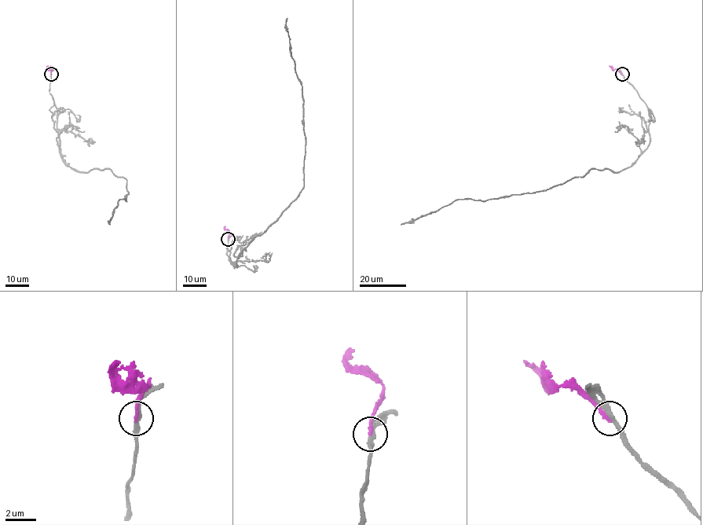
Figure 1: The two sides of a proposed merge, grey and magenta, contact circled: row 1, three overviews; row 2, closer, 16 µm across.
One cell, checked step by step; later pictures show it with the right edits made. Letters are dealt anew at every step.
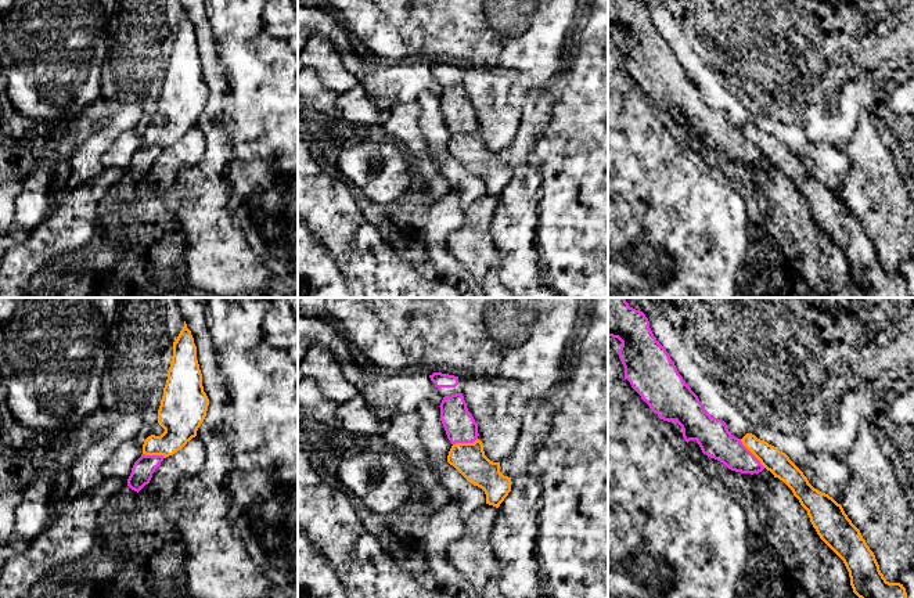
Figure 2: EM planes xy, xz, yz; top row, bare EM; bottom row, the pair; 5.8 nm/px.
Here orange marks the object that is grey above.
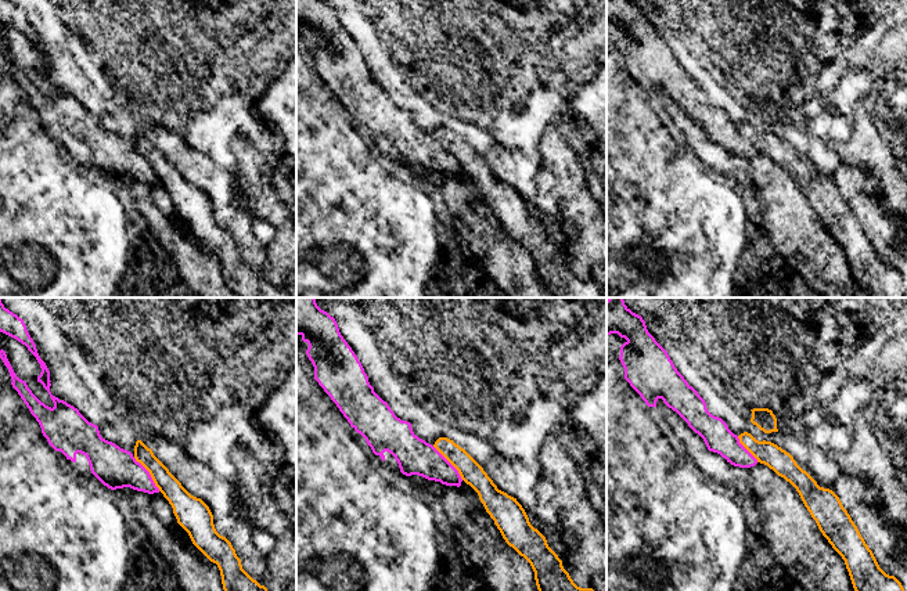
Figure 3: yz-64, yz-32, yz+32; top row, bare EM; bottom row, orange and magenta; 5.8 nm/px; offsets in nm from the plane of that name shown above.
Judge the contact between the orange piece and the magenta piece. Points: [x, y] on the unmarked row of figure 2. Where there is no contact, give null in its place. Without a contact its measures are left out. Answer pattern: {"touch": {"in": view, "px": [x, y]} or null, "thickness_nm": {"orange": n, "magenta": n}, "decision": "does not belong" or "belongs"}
{"touch": {"in": "yz", "px": [751, 141]}, "thickness_nm": {"orange": 140, "magenta": 190}, "decision": "does not belong"}

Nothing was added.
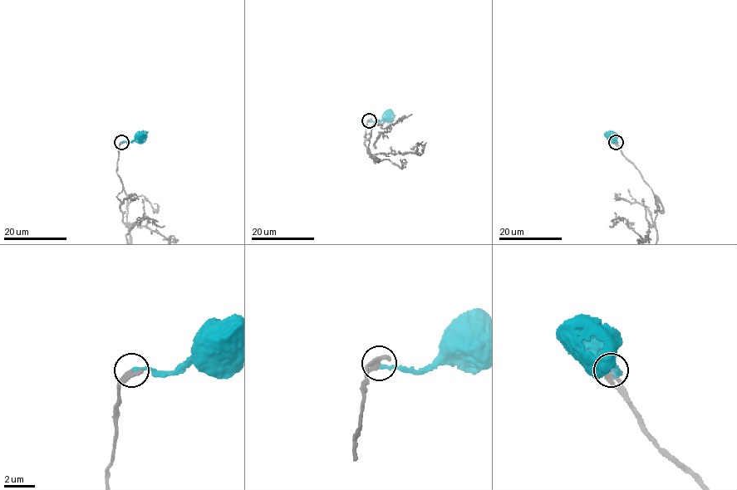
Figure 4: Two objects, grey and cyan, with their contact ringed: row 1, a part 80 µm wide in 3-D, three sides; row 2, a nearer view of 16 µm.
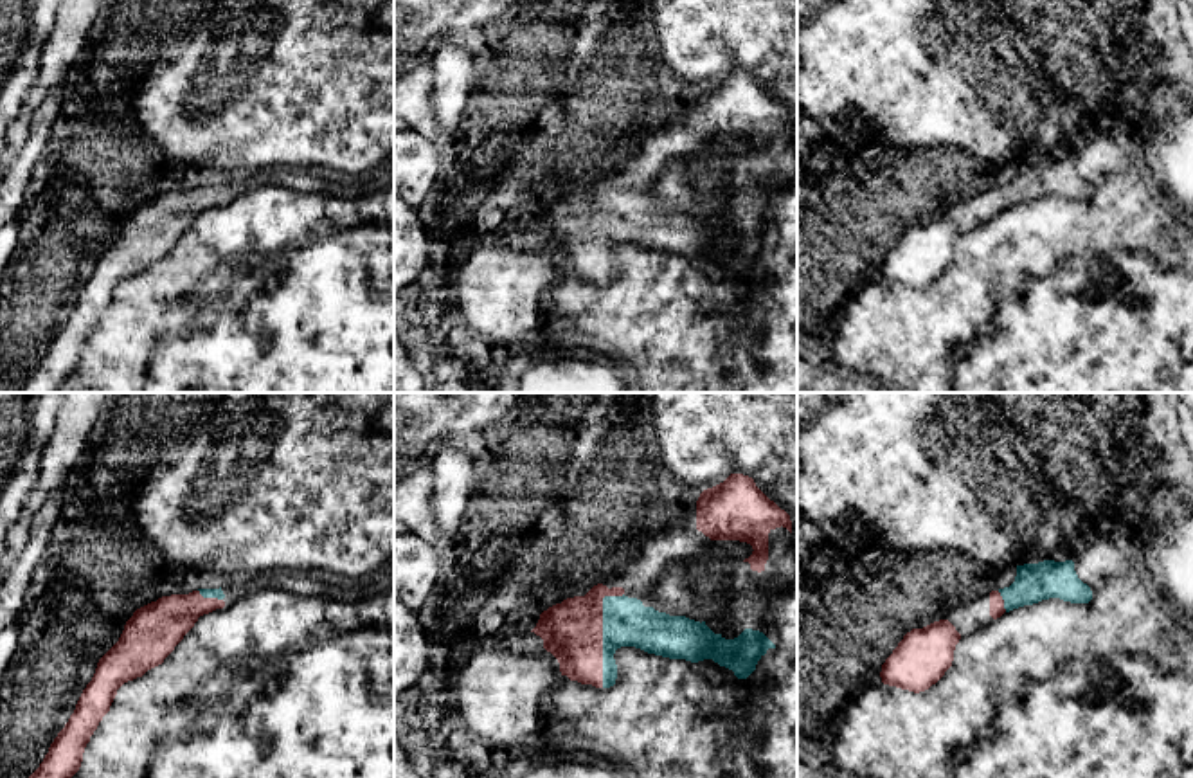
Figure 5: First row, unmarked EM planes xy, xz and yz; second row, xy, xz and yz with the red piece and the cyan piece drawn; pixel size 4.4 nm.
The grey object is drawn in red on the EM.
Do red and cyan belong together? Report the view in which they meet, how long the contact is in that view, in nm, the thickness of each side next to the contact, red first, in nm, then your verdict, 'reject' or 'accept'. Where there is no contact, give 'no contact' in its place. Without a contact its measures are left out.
meets red in xz; contact 440 nm long; 280 nm thick on the red side, 220 nm on the other; accept

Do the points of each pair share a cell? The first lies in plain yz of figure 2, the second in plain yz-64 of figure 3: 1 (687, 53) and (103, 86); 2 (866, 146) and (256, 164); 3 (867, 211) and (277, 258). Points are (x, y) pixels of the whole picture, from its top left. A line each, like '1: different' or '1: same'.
1: different
2: same
3: same

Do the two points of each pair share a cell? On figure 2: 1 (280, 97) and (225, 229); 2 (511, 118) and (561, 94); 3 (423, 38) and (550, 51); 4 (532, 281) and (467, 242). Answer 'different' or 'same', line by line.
1: same
2: different
3: same
4: different

